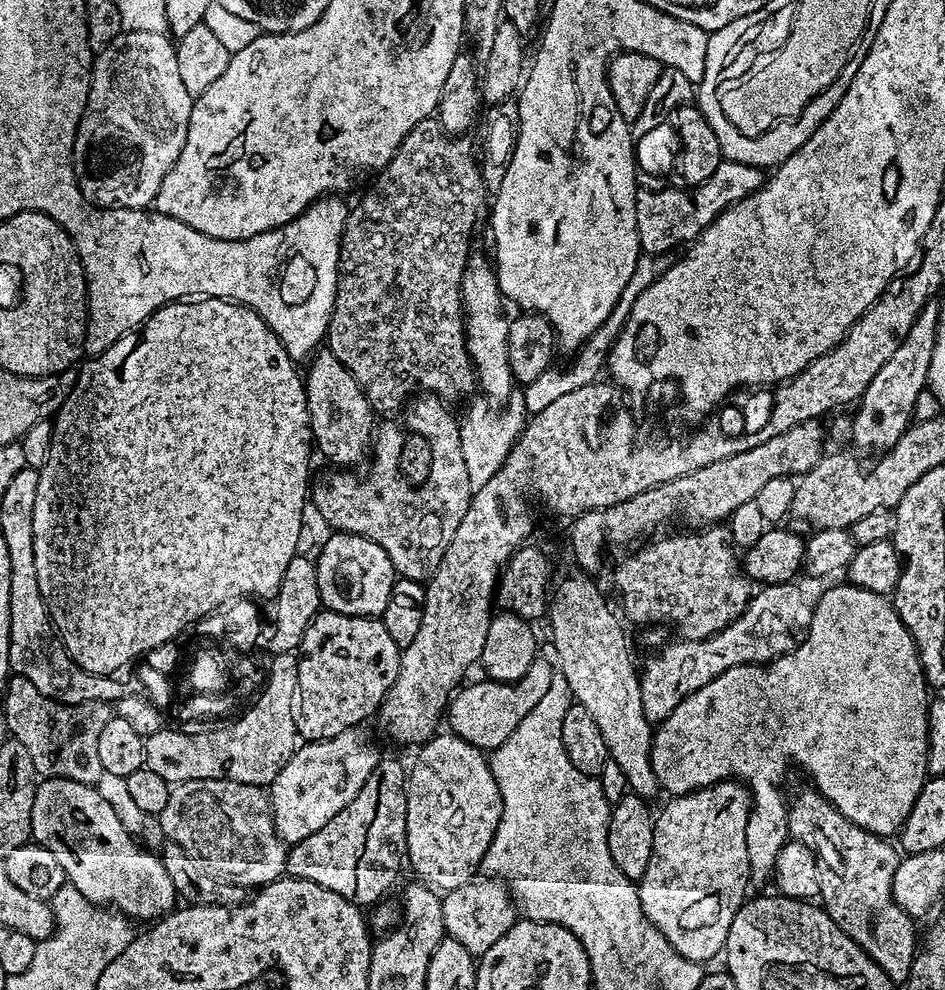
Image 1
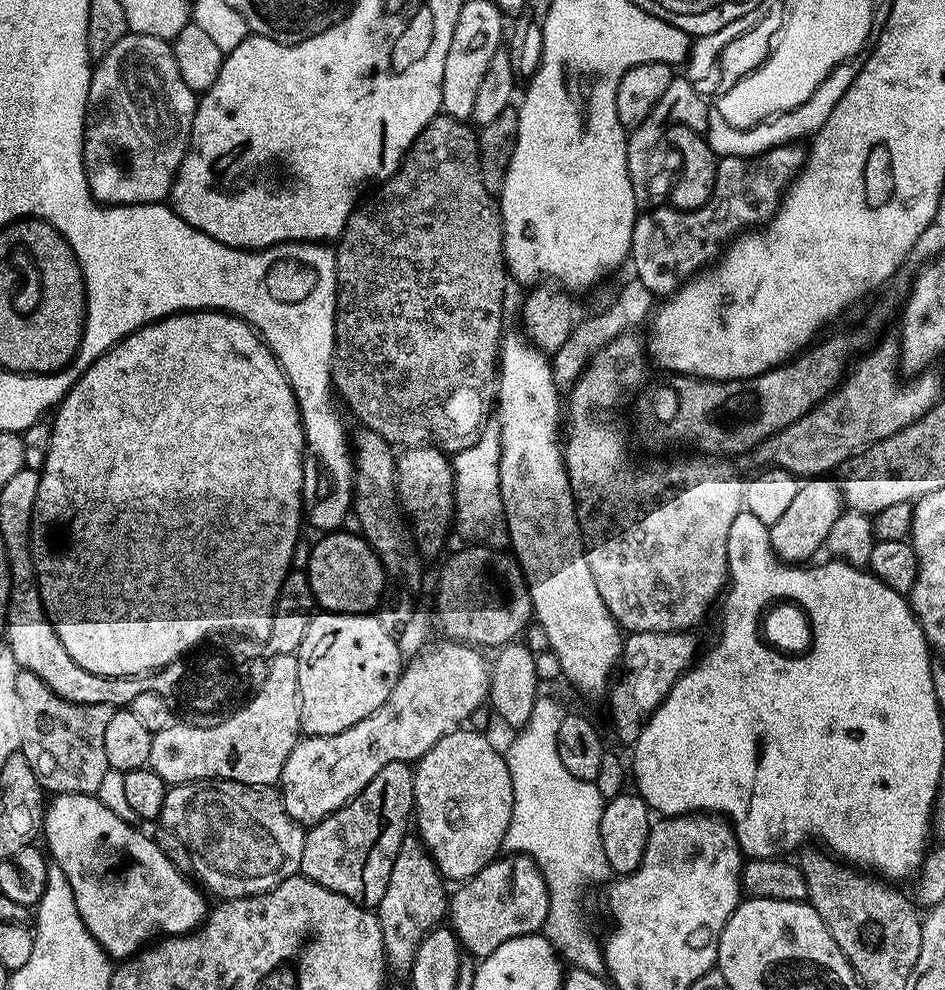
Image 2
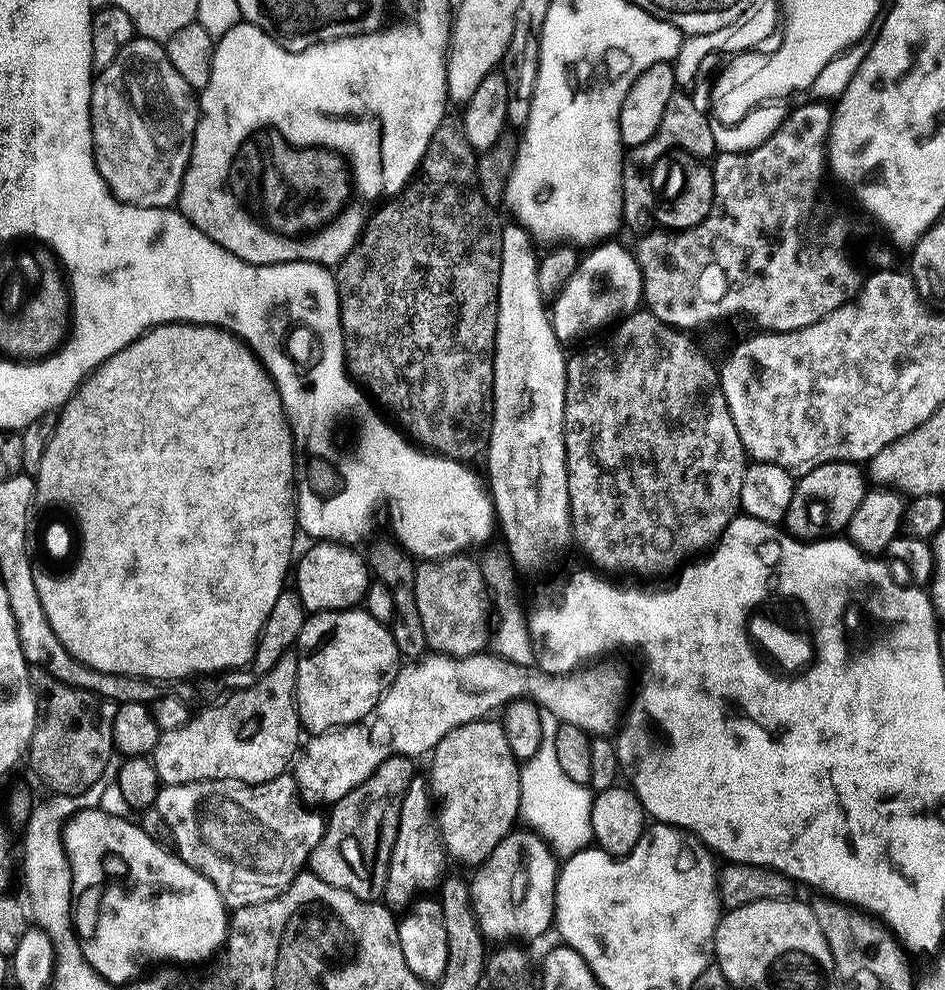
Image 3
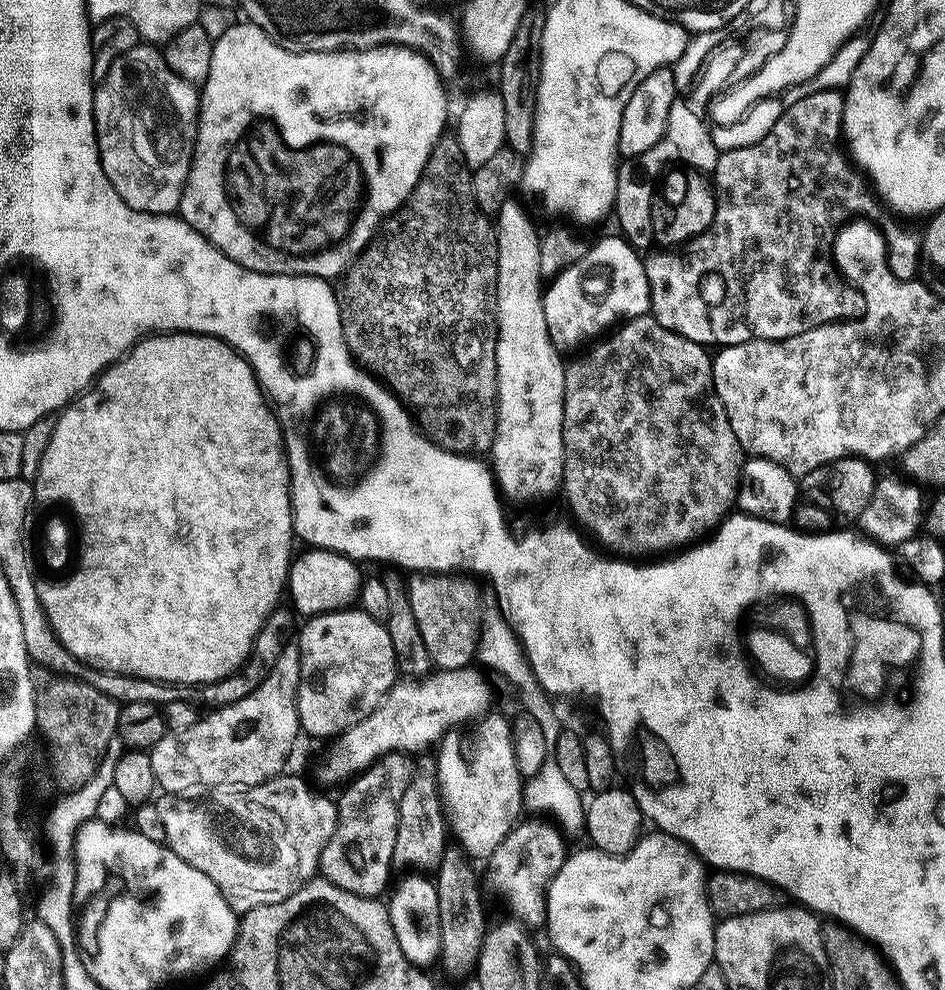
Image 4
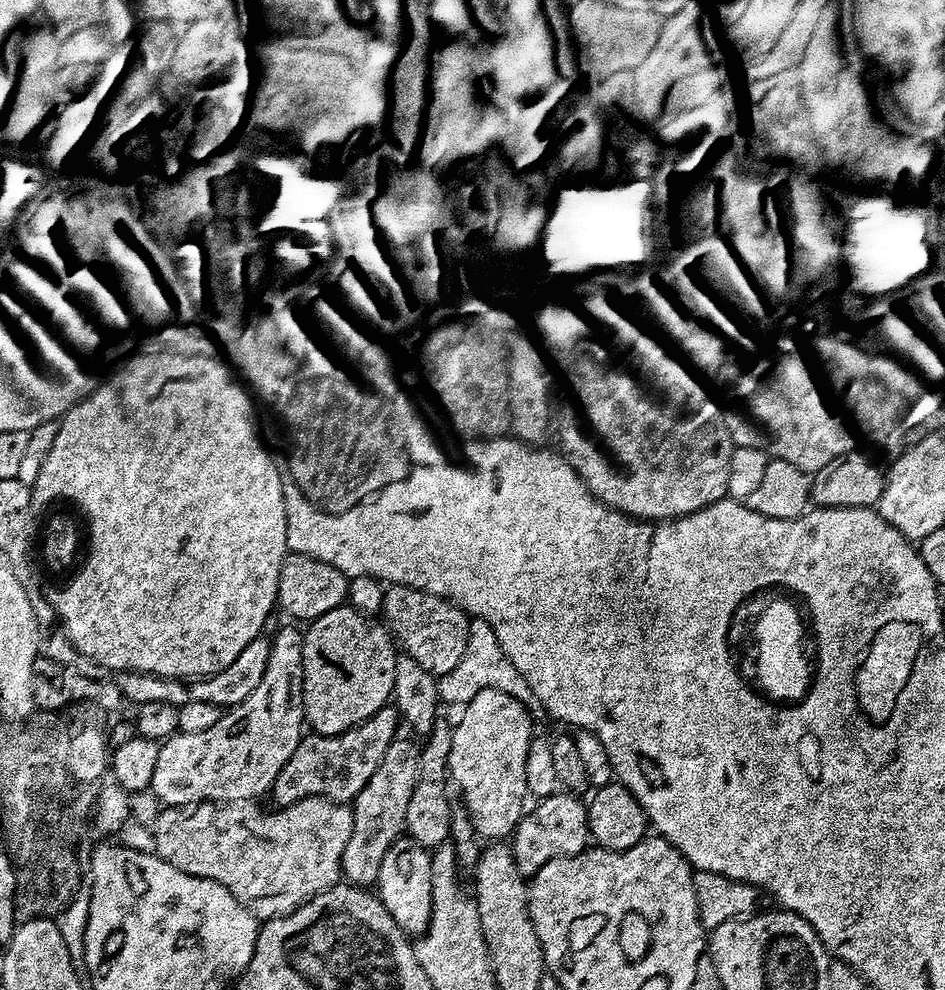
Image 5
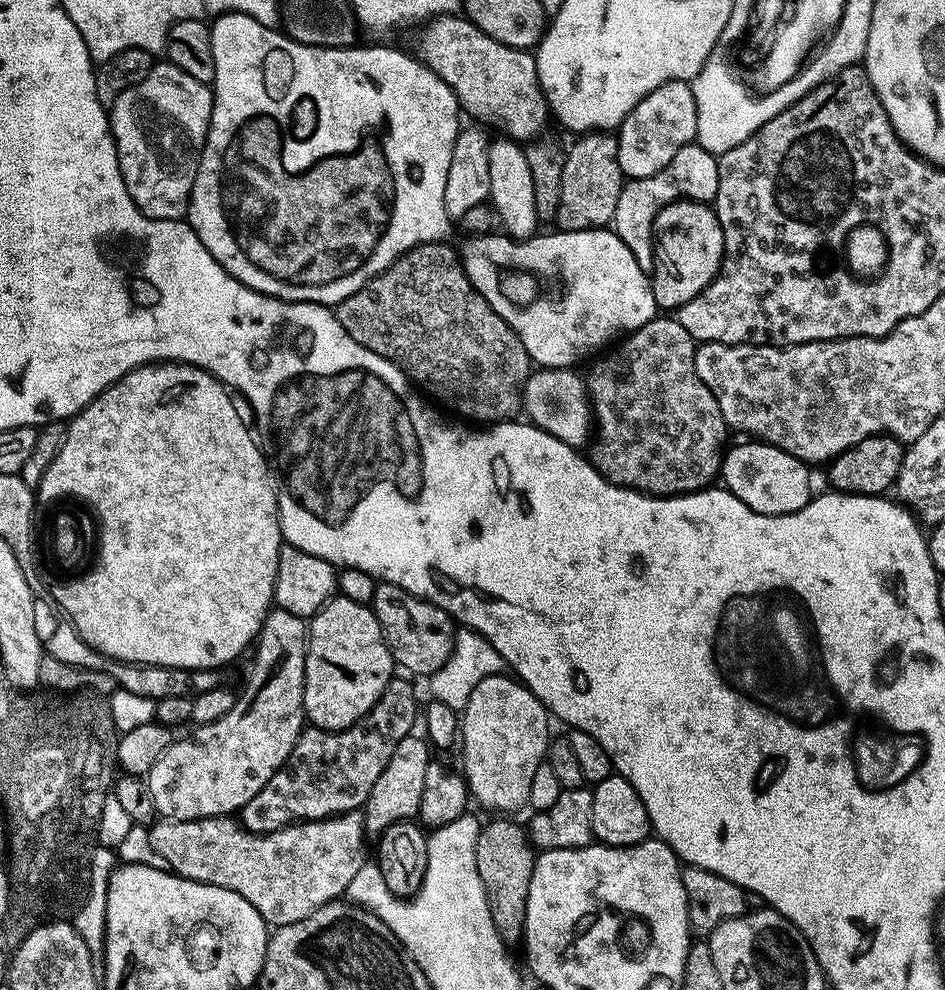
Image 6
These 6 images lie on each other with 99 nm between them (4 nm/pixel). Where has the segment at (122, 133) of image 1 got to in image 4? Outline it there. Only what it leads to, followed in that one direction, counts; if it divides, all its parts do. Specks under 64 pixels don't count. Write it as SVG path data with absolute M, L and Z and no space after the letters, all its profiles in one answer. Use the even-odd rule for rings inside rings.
M141 42L126 54L122 54L122 58L118 58L114 62L114 66L110 66L106 78L102 78L95 85L92 94L92 113L96 123L96 148L100 151L100 165L106 178L110 178L110 186L114 186L114 190L118 190L118 198L122 198L122 202L126 202L126 206L139 212L149 212L151 216L167 216L179 209L184 183L188 177L188 171L192 169L196 131L200 125L200 97L201 93L198 91L197 85L178 78L178 74L174 74L174 70L170 70L170 66L166 66L163 51L147 42Z

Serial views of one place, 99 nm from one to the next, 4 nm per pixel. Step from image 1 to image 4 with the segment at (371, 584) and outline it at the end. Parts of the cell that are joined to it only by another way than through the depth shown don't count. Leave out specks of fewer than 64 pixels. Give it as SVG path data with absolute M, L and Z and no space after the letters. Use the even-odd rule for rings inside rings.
M312 548L304 551L308 552L302 553L301 556L299 553L293 559L292 567L288 570L286 592L289 597L292 595L293 605L291 604L291 607L297 613L300 611L301 617L311 618L321 616L324 612L339 612L355 605L360 595L360 585L362 583L362 575L360 576L361 565L348 556L344 556L341 552L330 552L327 548Z

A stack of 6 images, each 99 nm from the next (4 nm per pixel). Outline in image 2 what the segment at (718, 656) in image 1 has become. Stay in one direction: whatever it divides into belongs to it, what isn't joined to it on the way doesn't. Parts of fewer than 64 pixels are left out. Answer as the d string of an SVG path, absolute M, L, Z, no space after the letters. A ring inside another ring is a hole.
M691 631L629 633L624 639L621 661L626 666L626 678L622 679L614 694L612 714L617 738L633 745L643 728L646 715L655 712L664 700L674 682L692 667L697 659L696 640Z

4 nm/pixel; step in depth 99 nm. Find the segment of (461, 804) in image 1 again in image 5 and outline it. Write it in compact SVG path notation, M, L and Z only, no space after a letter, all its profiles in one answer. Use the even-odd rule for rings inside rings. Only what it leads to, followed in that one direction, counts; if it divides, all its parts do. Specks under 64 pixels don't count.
M488 688L474 694L474 698L463 705L461 712L464 713L461 714L460 721L455 721L452 730L452 745L448 751L448 775L451 783L455 787L457 784L464 795L462 804L472 817L472 823L476 825L477 837L488 842L500 842L511 837L516 831L520 817L526 811L526 750L530 750L530 742L534 735L532 716L528 713L530 708L500 689Z

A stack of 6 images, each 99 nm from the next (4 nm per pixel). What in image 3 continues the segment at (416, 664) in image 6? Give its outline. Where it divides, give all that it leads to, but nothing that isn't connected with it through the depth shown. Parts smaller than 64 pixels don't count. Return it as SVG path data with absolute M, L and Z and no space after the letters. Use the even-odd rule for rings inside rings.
M468 554L428 558L416 564L414 594L427 647L441 656L474 656L490 644L490 626L484 617L486 587L483 570Z

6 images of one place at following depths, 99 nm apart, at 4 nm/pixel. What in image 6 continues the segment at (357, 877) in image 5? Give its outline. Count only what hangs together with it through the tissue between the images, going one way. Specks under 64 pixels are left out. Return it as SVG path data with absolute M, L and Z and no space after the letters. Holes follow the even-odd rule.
M413 734L398 742L394 754L390 754L390 762L386 762L386 770L382 770L378 782L374 782L374 790L370 790L368 800L362 809L365 833L379 834L400 820L419 817L422 789L426 787L426 770L434 762L433 749L427 739L419 735Z

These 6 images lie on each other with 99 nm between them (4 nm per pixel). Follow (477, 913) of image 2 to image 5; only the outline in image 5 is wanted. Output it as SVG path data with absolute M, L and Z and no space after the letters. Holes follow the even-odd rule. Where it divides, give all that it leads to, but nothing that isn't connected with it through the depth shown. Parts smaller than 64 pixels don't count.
M557 790L551 796L543 797L537 804L540 805L533 812L532 809L525 811L520 817L516 831L510 837L516 865L526 878L535 876L538 870L542 870L542 866L546 866L546 862L563 856L577 856L590 844L588 810L579 795L567 790Z

